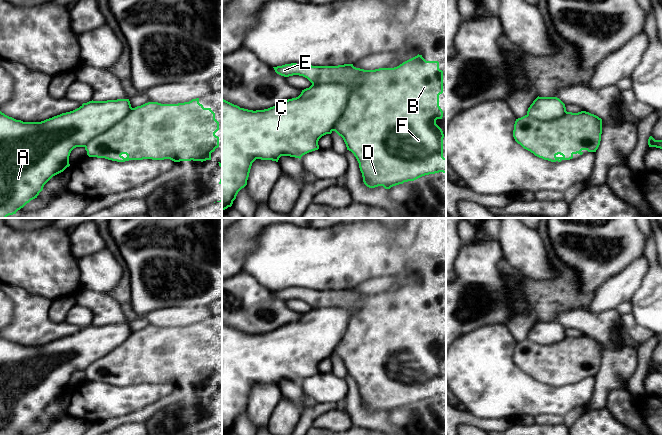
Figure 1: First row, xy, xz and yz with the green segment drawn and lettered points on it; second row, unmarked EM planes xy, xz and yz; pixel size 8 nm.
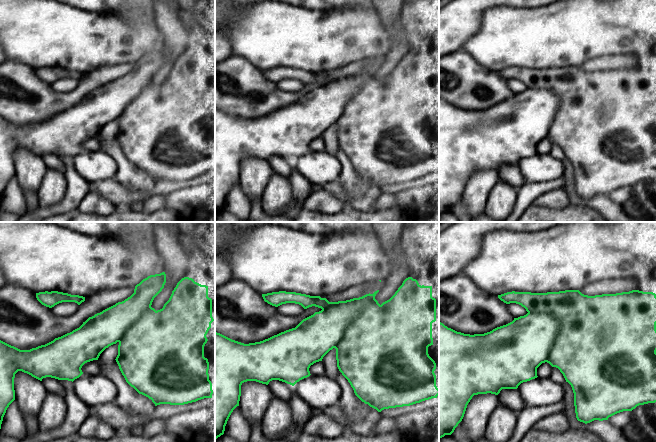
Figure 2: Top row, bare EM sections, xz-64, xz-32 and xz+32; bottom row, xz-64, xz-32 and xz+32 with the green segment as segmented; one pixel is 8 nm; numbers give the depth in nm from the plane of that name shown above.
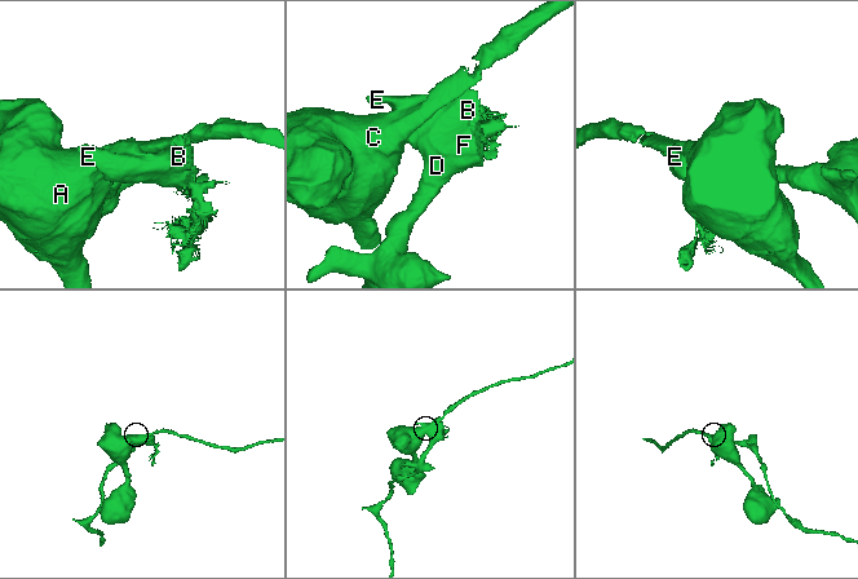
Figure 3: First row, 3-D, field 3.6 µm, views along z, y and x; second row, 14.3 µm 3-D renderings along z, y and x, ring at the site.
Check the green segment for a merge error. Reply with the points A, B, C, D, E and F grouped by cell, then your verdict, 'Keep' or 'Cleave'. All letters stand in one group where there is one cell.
Groups: A C / B D E F. Cleave

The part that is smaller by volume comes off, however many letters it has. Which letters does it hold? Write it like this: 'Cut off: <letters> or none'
Cut off: B, D, E, F

